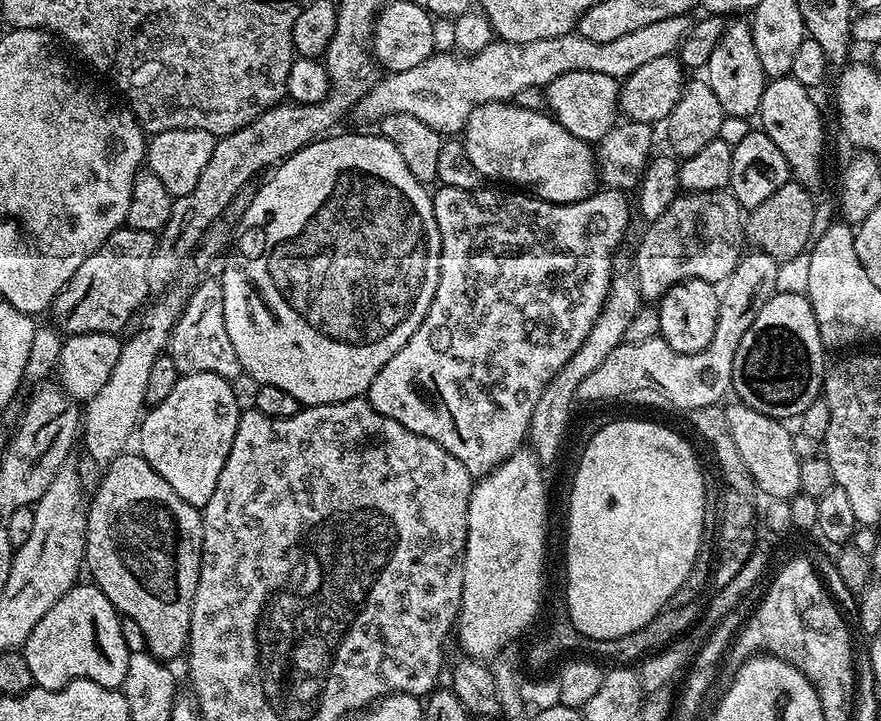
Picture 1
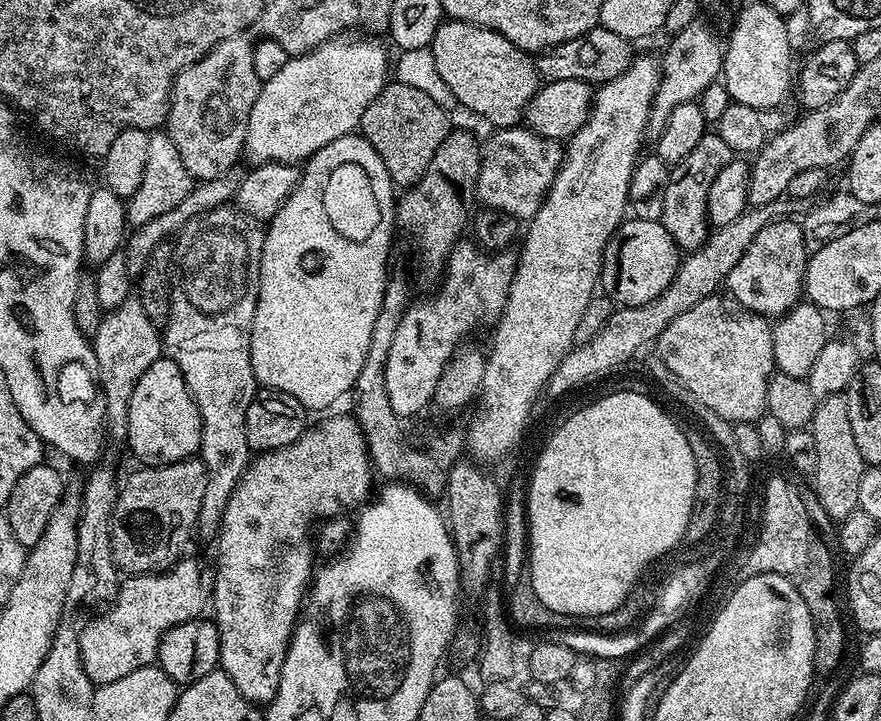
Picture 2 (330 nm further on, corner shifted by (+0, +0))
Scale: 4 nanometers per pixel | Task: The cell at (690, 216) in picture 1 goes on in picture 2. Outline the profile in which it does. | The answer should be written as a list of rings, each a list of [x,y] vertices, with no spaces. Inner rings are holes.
[[[716,130],[704,133],[702,142],[682,158],[668,173],[668,185],[662,198],[662,214],[660,223],[666,226],[670,238],[674,238],[676,247],[681,250],[693,250],[704,244],[710,233],[708,223],[708,195],[710,194],[710,182],[734,158],[730,146],[726,146]]]

